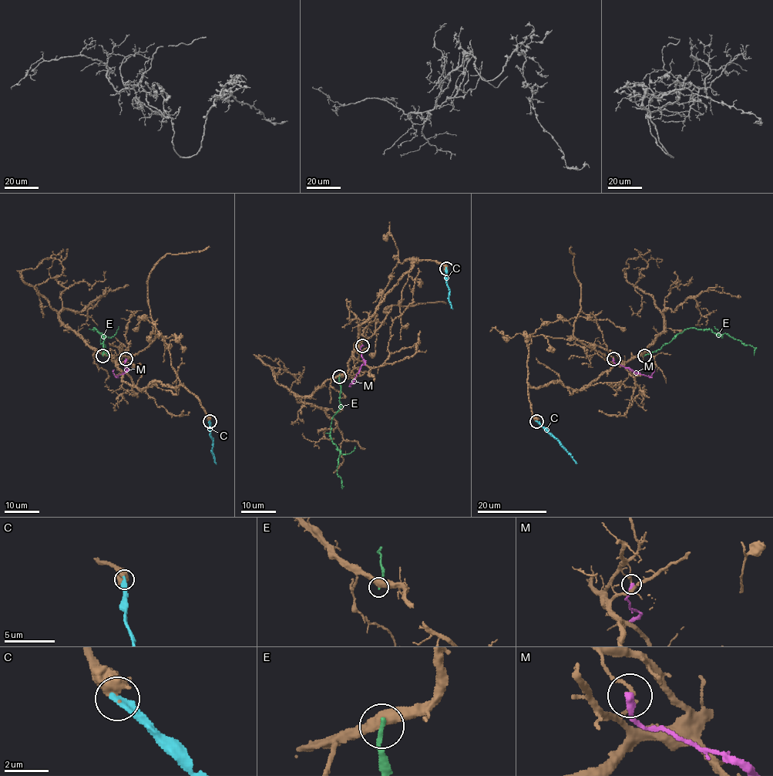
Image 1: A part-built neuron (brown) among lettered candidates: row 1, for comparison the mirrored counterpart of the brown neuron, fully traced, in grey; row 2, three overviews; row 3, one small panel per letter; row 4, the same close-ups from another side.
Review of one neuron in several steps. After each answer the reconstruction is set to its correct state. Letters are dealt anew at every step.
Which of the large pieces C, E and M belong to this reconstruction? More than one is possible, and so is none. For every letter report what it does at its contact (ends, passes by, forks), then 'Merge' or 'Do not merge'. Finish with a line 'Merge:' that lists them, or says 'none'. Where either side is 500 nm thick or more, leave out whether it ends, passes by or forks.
C: It ends there. Merge
E: Do not merge
M: It ends there. Do not merge
Merge: C

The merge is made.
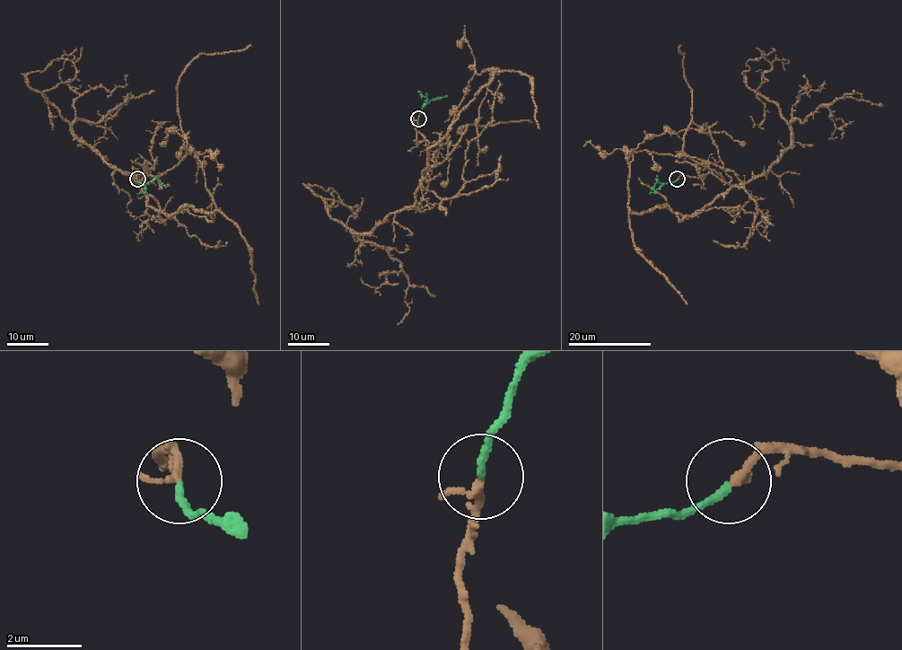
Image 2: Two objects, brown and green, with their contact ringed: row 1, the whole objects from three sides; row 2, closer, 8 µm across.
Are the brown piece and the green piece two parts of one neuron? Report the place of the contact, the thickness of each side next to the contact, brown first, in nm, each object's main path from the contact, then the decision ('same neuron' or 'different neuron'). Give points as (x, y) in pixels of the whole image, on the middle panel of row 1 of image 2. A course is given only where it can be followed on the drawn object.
at (418, 118); 260 nm thick on the brown side, 190 nm on the other; brown runs (418, 118), (428, 156), (421, 182), (427, 151), (496, 70), (466, 88), (440, 184); green runs (418, 118), (421, 109), (426, 104), (438, 97), (447, 96); same neuron

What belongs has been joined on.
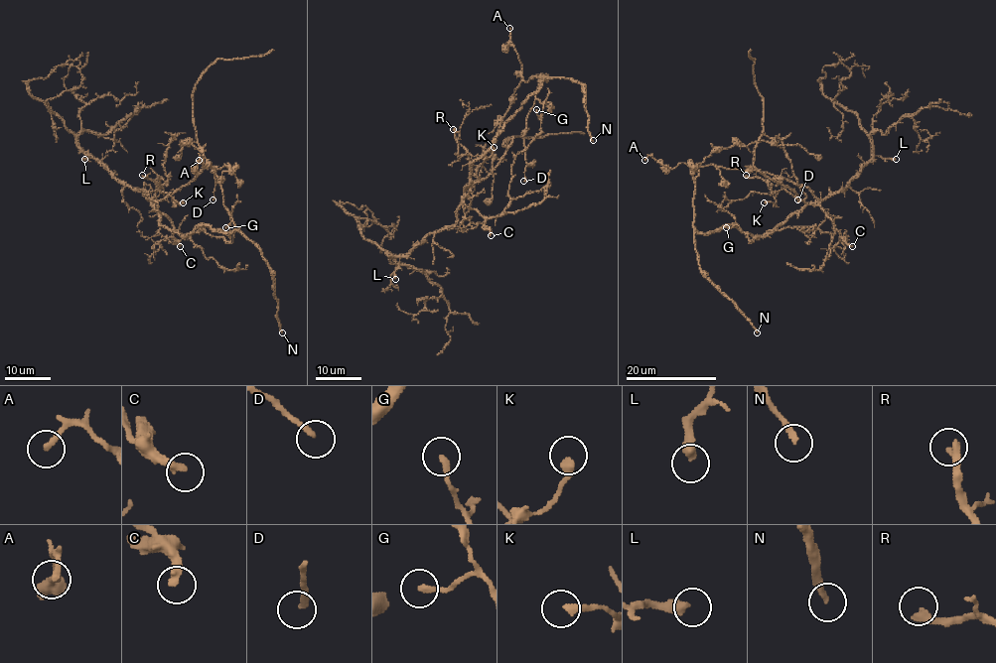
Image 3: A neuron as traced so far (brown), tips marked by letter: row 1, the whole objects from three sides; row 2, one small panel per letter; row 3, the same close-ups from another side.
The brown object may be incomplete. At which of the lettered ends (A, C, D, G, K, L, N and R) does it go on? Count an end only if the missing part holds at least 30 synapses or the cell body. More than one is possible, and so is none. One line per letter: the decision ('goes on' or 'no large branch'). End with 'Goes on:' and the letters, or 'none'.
A: no large branch
C: goes on
D: no large branch
G: no large branch
K: no large branch
L: no large branch
N: goes on
R: goes on
Goes on: C, N, R

